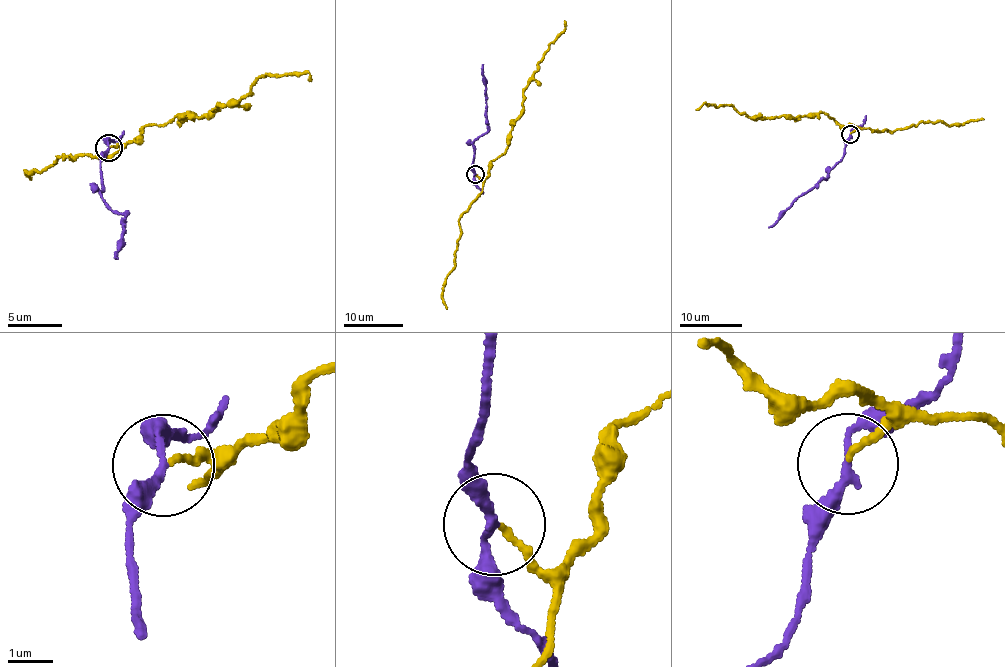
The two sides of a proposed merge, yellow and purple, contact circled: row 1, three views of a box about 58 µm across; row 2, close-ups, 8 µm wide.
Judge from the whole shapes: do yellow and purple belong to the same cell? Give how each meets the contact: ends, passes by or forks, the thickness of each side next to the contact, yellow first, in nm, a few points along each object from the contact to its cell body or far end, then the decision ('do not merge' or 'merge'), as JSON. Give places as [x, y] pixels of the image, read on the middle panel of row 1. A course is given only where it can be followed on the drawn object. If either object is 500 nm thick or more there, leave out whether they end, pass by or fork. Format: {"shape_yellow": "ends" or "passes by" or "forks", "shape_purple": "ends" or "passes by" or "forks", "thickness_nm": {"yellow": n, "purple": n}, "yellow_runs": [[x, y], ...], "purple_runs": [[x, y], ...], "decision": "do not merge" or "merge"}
{"shape_yellow": "ends", "shape_purple": "passes by", "thickness_nm": {"yellow": 130, "purple": 180}, "yellow_runs": [[475, 174], [485, 179], [489, 162], [507, 148], [523, 108], [523, 90], [564, 21]], "purple_runs": [[475, 174], [471, 165], [474, 141], [487, 129], [483, 64]], "decision": "do not merge"}

